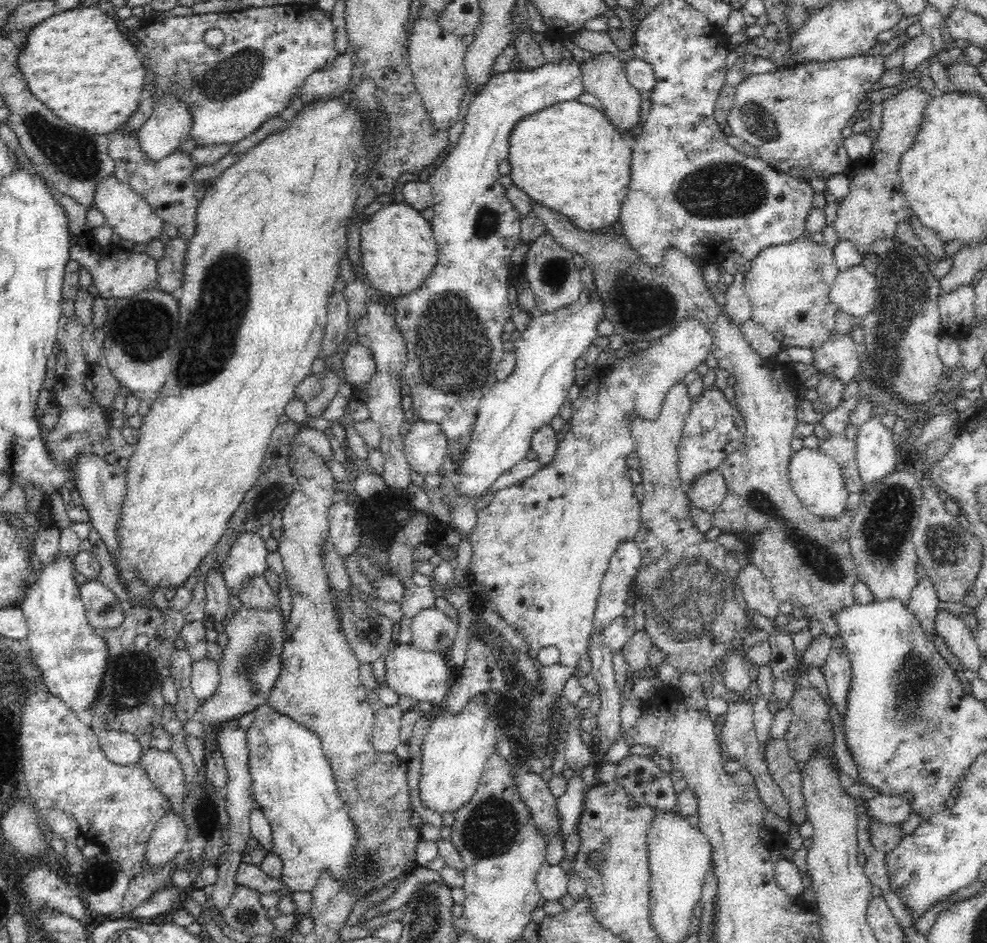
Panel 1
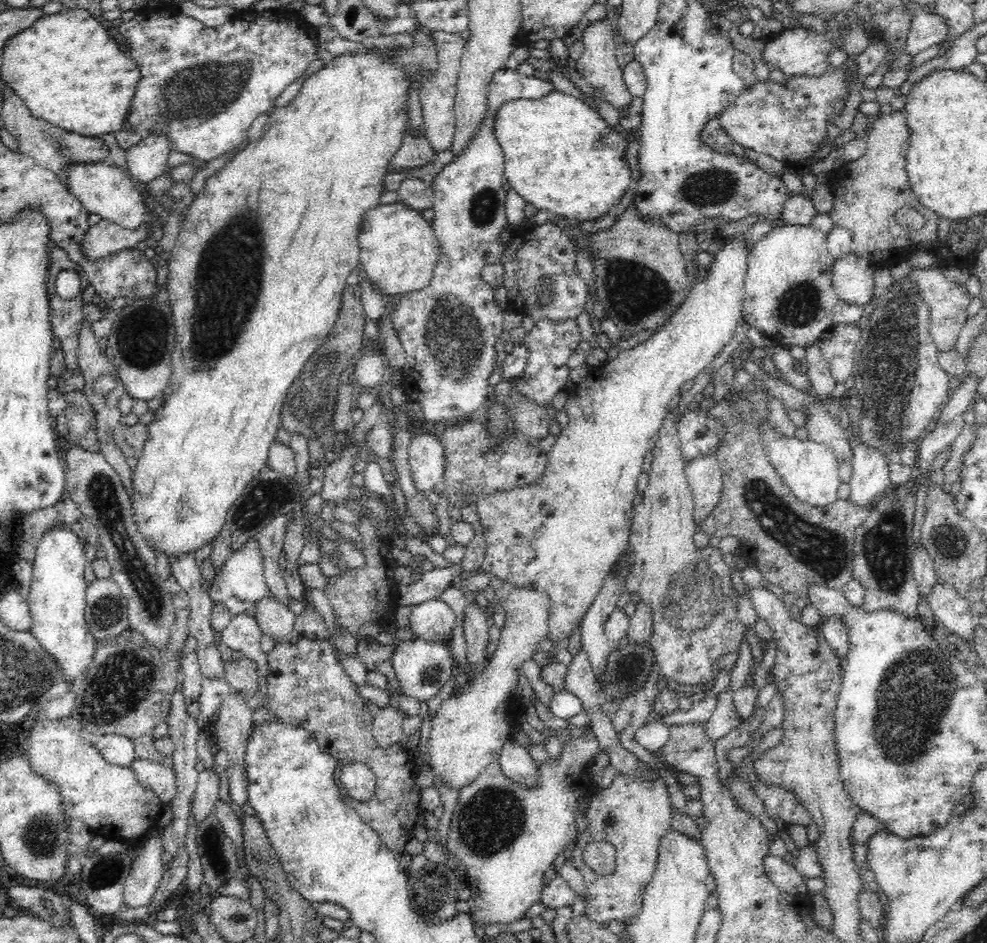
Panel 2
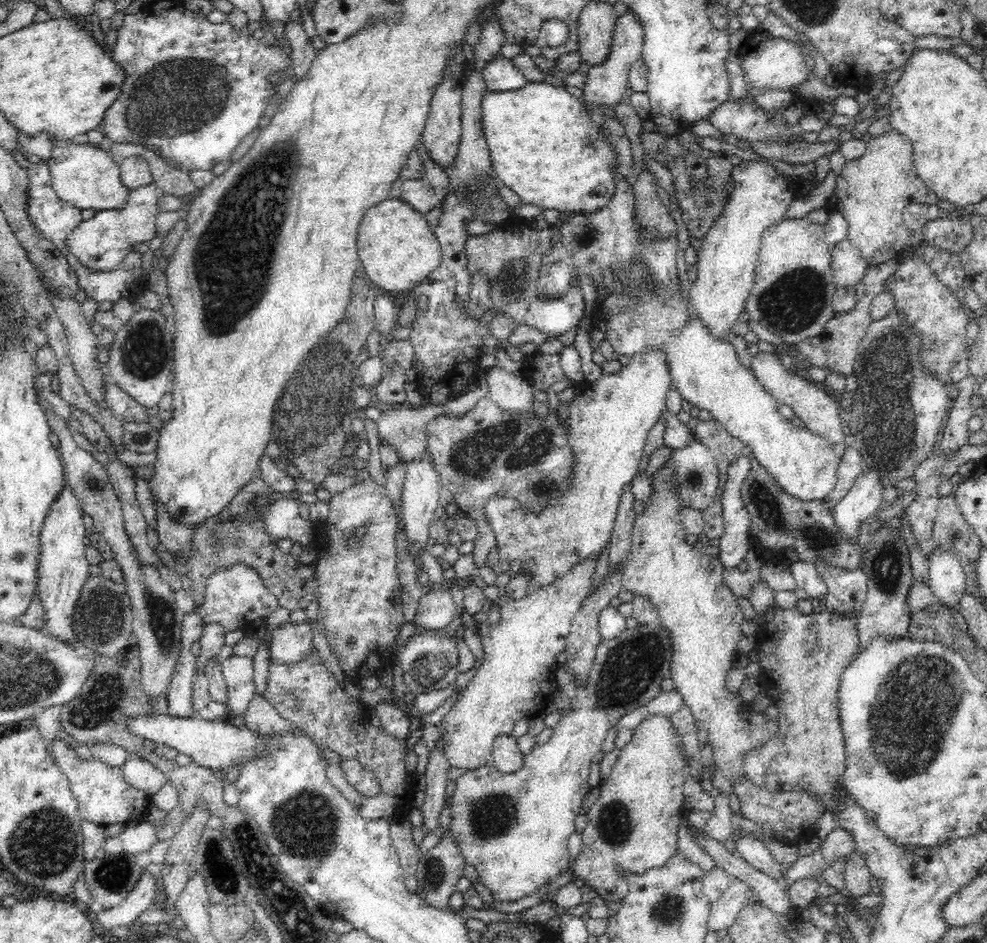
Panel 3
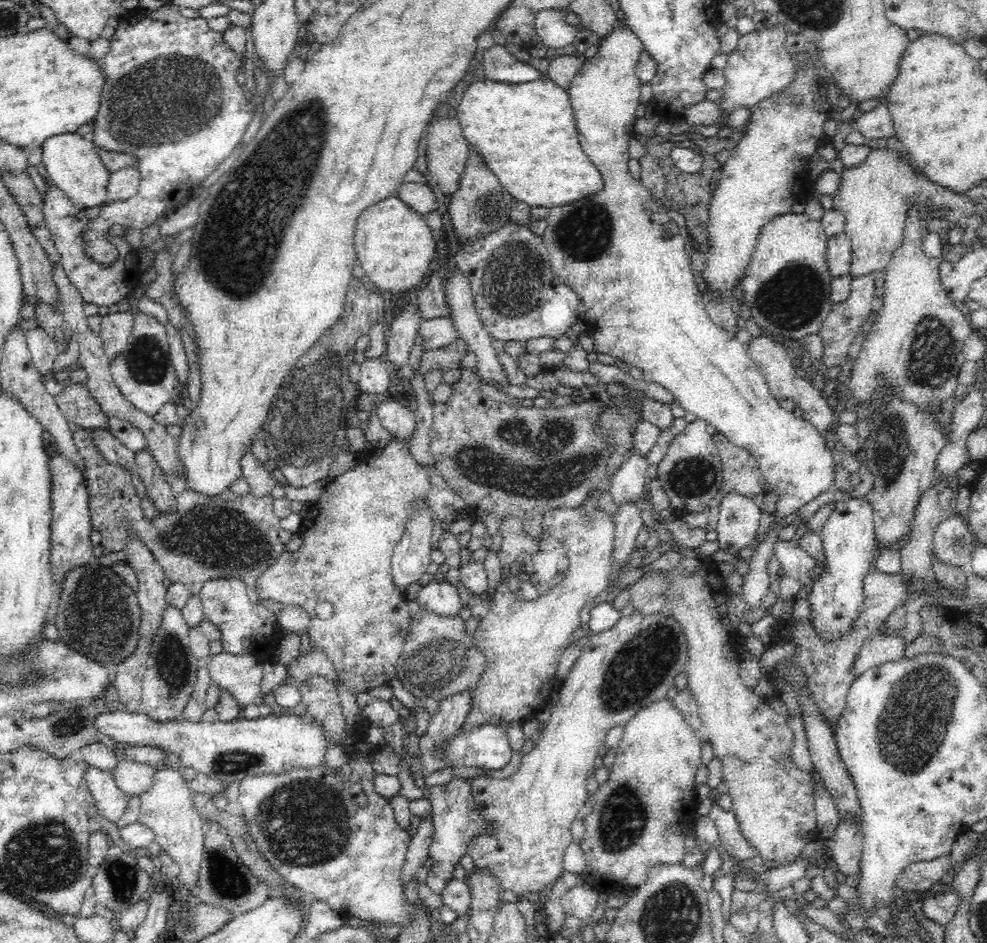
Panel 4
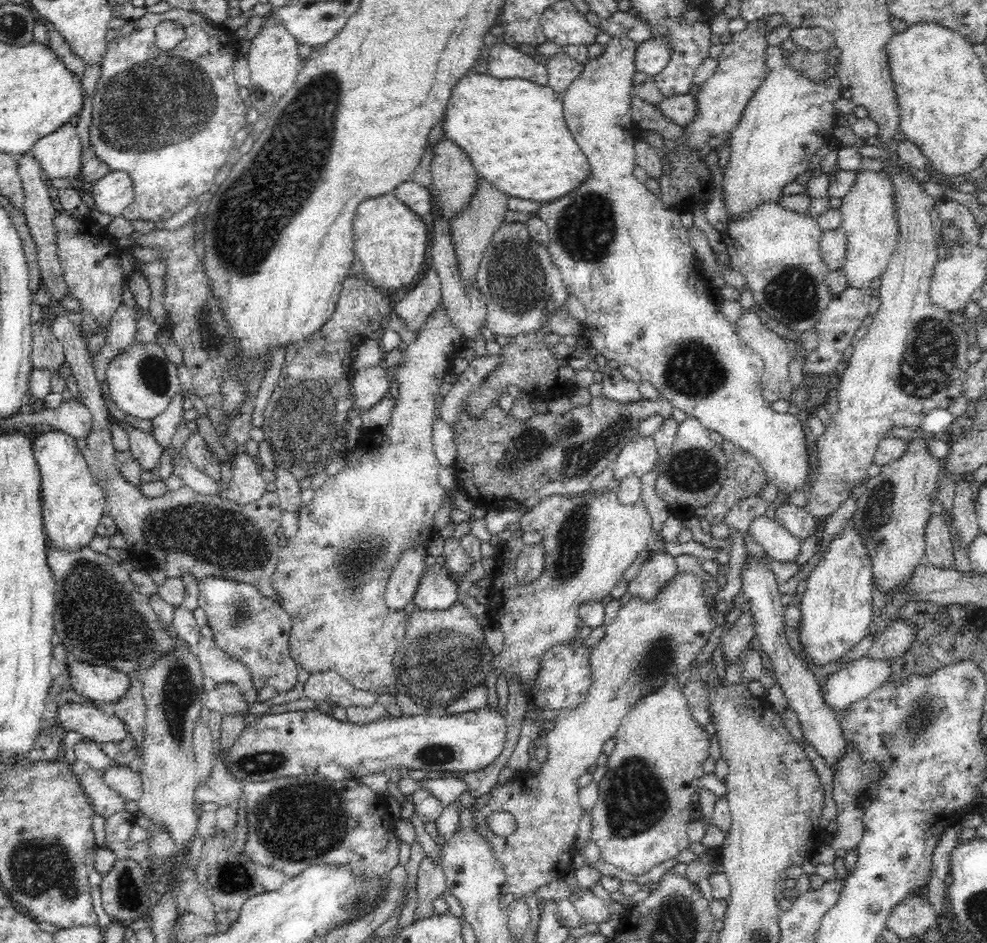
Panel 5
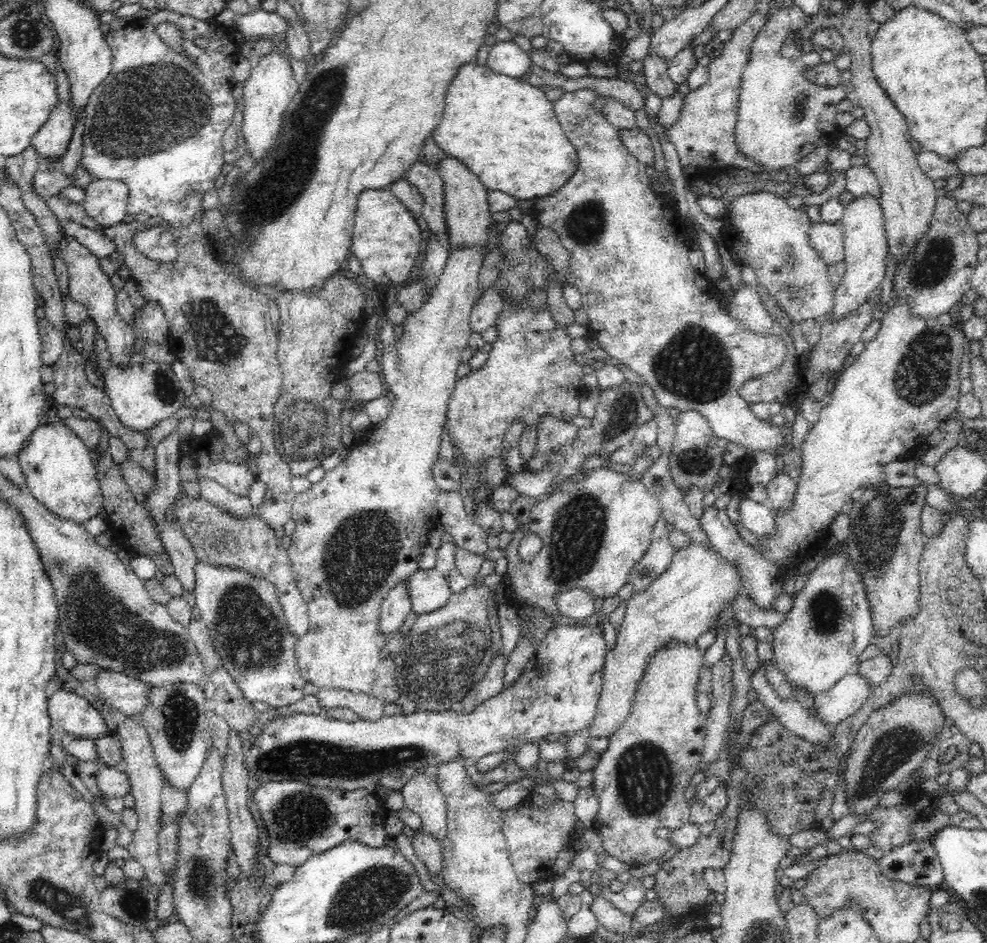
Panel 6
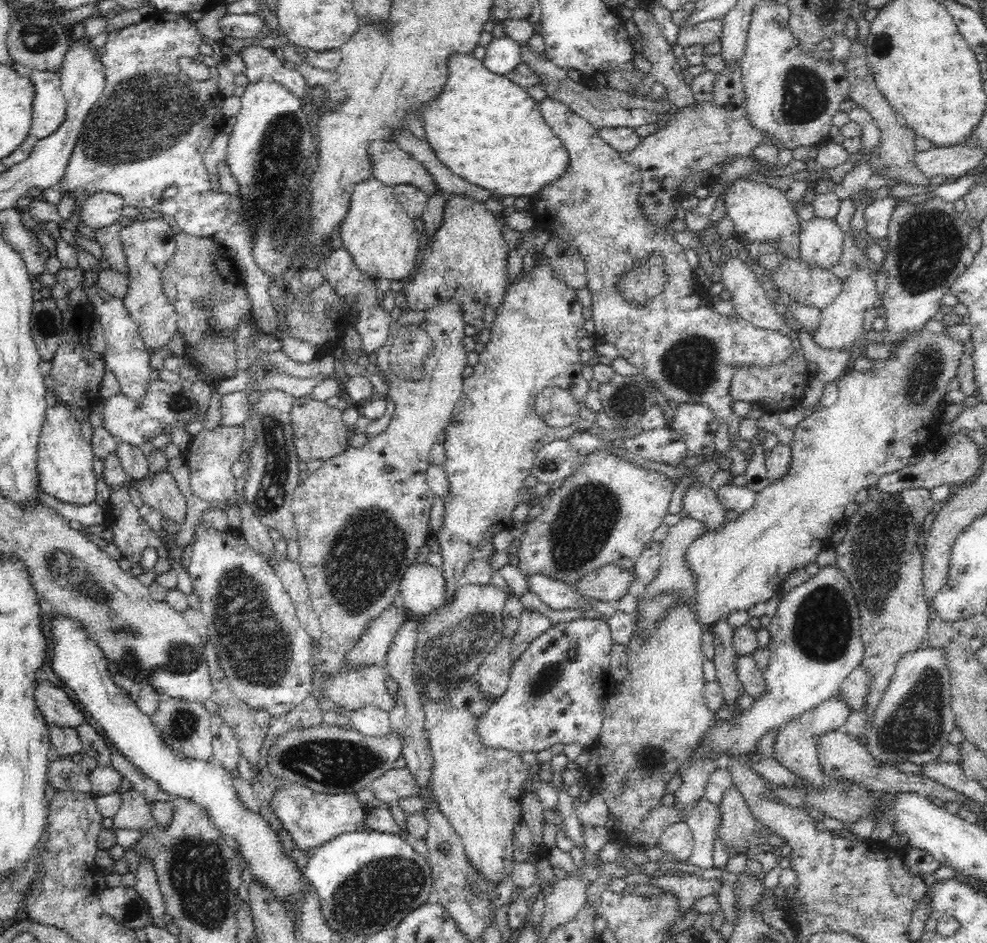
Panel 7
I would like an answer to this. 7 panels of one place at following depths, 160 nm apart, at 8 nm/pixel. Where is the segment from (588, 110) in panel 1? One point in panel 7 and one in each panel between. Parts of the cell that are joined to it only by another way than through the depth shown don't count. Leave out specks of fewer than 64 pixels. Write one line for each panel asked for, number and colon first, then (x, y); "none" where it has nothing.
2: (560, 155)
3: (543, 144)
4: (550, 168)
5: (513, 130)
6: (503, 129)
7: (485, 128)

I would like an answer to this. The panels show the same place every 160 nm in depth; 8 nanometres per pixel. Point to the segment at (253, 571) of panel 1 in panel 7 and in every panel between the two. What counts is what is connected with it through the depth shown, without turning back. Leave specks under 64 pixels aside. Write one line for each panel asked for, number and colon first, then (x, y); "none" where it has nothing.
2: (240, 583)
3: (235, 597)
4: (246, 626)
5: (249, 627)
6: (249, 630)
7: (251, 621)

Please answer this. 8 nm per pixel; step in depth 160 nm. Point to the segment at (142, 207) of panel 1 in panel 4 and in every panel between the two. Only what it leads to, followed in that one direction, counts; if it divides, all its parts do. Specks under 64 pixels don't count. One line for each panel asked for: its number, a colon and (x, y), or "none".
2: (103, 188)
3: (83, 175)
4: (73, 164)

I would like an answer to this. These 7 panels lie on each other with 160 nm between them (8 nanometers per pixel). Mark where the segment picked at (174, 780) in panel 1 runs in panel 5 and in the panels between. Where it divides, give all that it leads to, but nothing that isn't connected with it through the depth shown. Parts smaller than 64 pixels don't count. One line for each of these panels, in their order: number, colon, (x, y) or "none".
2: (155, 776)
3: (139, 773)
4: (133, 778)
5: (127, 782)

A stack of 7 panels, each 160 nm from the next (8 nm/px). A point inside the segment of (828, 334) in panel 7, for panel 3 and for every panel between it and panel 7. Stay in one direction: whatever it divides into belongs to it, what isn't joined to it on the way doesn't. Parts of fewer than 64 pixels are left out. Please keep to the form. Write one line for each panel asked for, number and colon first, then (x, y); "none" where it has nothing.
3: (871, 192)
4: (874, 197)
5: (869, 219)
6: (866, 258)

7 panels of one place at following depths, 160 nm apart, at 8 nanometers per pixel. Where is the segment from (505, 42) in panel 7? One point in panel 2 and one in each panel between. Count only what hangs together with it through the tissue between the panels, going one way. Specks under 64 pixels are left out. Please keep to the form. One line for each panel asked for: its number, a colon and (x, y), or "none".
2: (448, 329)
3: (501, 76)
4: (500, 66)
5: (505, 62)
6: (507, 58)

